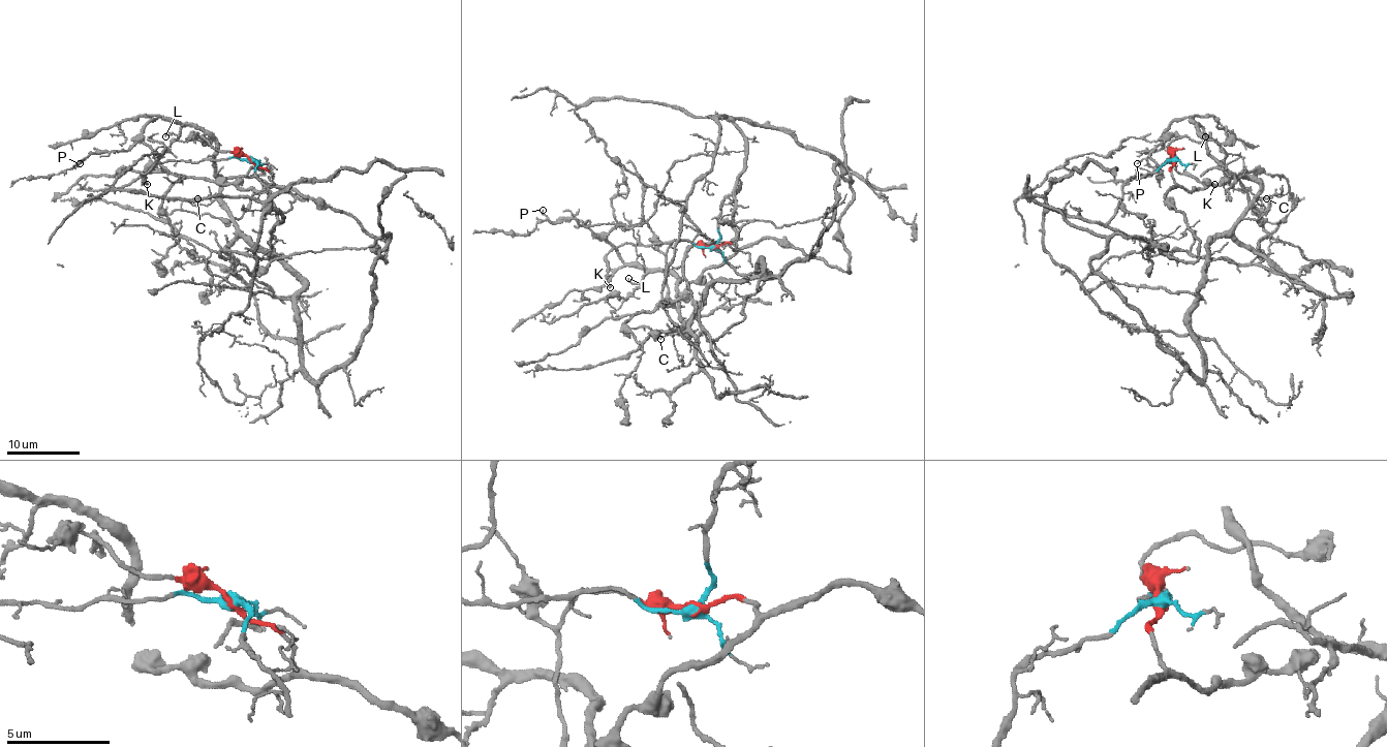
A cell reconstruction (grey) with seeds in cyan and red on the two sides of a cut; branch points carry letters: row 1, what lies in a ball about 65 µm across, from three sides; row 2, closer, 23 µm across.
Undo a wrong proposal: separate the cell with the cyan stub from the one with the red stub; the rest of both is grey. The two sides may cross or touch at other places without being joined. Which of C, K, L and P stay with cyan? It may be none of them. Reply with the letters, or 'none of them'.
K

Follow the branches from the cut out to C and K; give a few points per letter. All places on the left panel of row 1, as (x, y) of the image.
C: (250, 161), (272, 176), (270, 186), (180, 178), (161, 205), (235, 221), (215, 199), (196, 197)
K: (250, 161), (158, 162), (144, 174), (142, 181), (147, 185)

